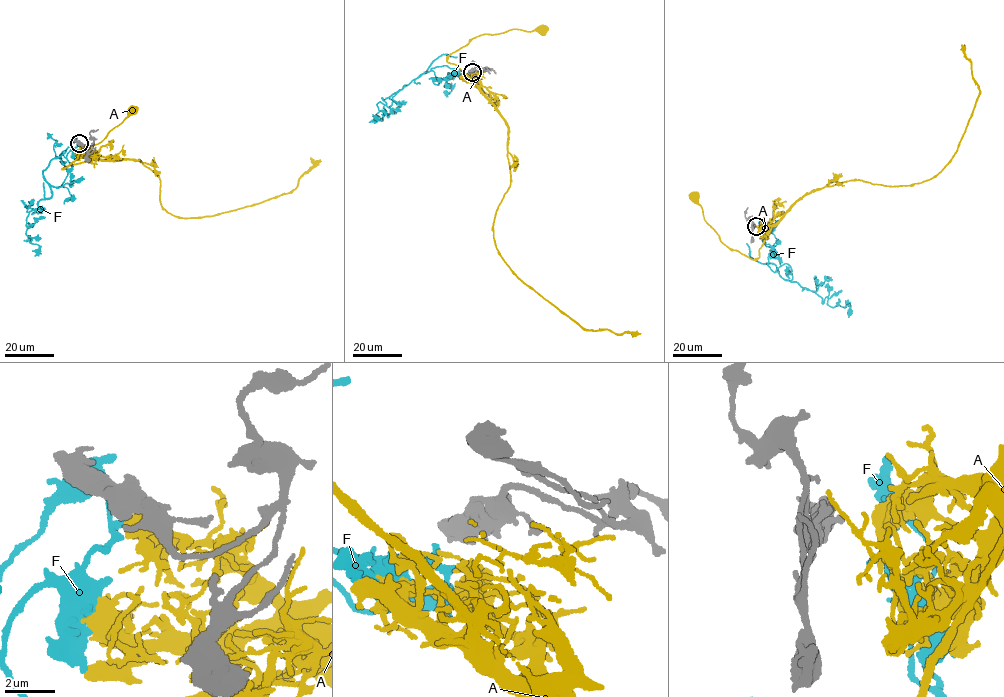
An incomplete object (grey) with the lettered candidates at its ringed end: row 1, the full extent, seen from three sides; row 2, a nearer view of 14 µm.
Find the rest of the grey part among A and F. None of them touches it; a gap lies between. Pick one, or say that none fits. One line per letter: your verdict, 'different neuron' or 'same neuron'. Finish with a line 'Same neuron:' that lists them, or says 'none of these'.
A: different neuron
F: same neuron
Same neuron: F

